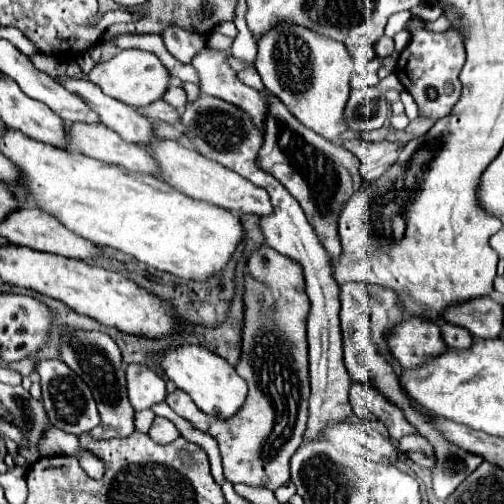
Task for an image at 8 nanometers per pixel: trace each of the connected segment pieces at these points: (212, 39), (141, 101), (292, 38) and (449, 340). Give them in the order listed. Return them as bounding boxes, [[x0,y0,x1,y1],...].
[[207,32,233,49],[89,49,171,107],[255,25,353,145],[441,323,473,349]]

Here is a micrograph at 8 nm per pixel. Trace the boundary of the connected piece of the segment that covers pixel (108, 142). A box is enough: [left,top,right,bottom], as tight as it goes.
[65,123,155,175]

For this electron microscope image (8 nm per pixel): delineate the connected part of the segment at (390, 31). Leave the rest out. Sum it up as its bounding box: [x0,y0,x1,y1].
[385,11,411,37]

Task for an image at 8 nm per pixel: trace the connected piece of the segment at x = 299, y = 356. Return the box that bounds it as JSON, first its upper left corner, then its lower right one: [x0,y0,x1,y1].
[167,245,309,489]

